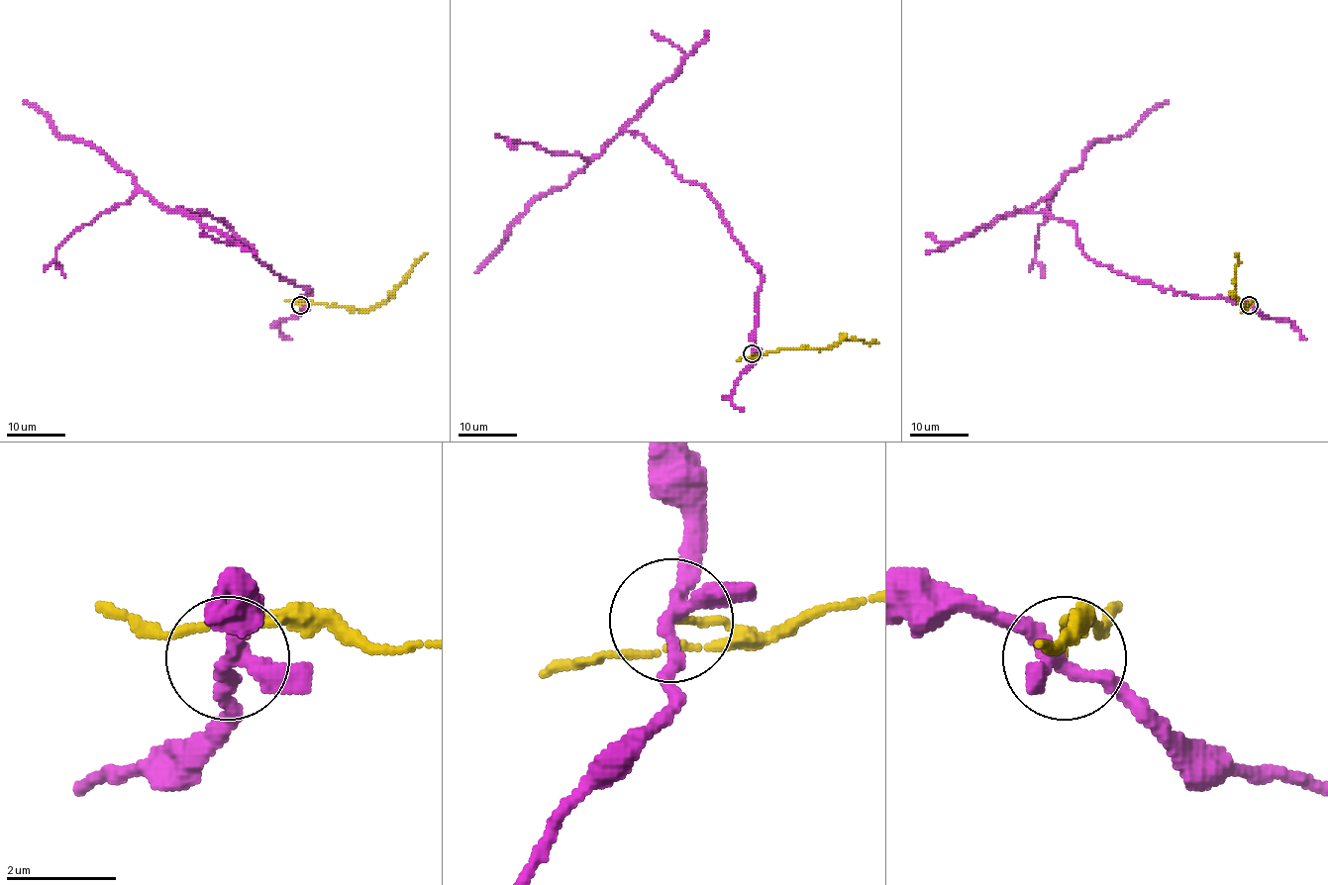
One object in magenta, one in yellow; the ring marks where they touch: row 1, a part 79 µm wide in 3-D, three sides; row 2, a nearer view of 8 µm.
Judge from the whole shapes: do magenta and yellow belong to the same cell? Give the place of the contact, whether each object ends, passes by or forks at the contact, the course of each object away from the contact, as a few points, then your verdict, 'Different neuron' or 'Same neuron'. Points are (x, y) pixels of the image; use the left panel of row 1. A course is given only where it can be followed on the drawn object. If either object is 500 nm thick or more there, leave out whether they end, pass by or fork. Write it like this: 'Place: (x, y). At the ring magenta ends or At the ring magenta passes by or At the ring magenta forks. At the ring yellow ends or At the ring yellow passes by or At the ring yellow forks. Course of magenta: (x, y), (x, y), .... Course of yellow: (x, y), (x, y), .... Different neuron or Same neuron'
Place: (300, 305). At the ring magenta forks. At the ring yellow ends. Course of magenta: (301, 306), (311, 291), (274, 273), (223, 221), (162, 209), (127, 171), (87, 144), (62, 140), (23, 101). Course of yellow: (301, 306), (305, 301), (313, 301), (367, 312), (389, 297), (426, 252). Different neuron

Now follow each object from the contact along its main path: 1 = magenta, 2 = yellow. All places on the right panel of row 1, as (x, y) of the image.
1: (1249, 306), (1117, 273), (1084, 254), (1069, 222), (1025, 210), (1073, 170), (1091, 144), (1118, 140), (1169, 101)
2: (1249, 306), (1249, 301), (1243, 306), (1245, 312), (1236, 297), (1238, 252)

